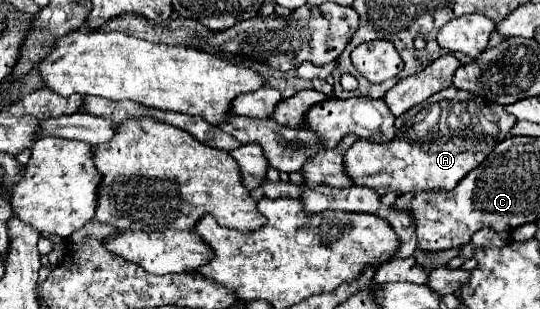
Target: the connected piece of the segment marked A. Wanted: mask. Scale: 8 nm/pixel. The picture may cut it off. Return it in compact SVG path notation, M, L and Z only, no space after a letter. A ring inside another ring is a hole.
M447 87L397 117L395 137L391 141L373 143L359 139L351 145L345 153L343 169L353 185L375 189L379 197L411 191L451 191L493 151L499 141L503 141L503 137L507 137L515 121L517 119L509 115L503 105ZM433 131L443 131L443 137L435 137Z

